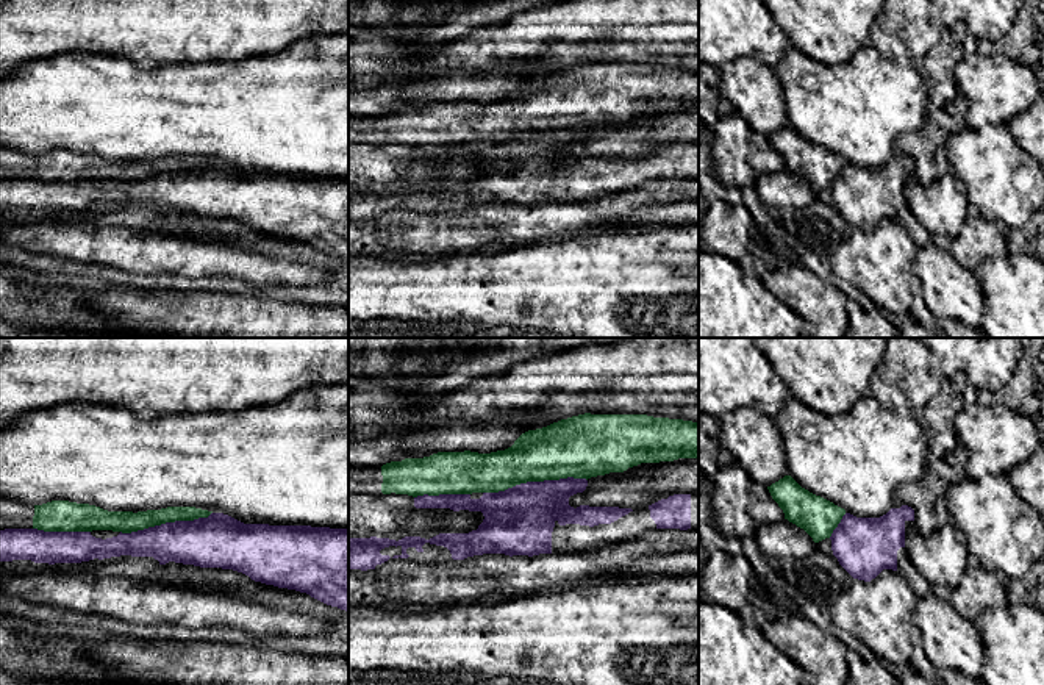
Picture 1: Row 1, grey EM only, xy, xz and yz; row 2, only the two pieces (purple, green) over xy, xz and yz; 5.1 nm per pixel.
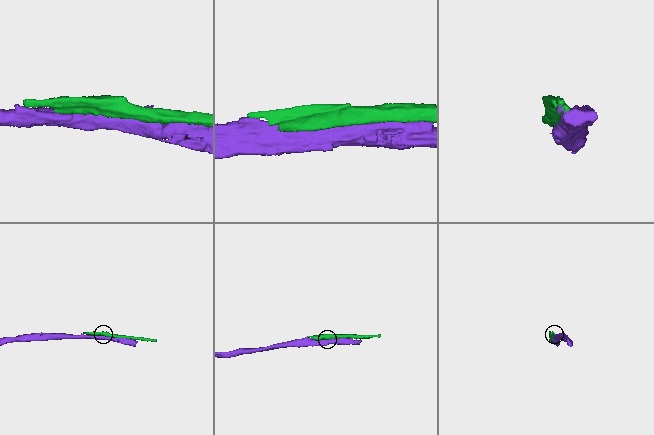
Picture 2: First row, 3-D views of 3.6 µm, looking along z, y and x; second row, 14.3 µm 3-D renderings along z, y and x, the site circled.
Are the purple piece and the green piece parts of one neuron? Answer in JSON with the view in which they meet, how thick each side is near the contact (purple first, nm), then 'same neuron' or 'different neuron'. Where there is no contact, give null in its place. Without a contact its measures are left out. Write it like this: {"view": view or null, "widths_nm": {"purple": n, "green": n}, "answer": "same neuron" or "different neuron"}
{"view": "xz", "widths_nm": {"purple": 360, "green": 300}, "answer": "different neuron"}

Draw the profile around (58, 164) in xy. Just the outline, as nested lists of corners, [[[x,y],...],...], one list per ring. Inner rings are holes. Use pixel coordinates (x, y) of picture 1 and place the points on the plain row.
[[[0,147],[0,180],[38,178],[44,181],[92,181],[113,180],[131,183],[175,170],[208,167],[213,161],[195,156],[167,156],[147,161],[108,161],[89,153],[52,150],[28,155]]]

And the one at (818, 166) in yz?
[[[791,125],[767,136],[785,169],[803,178],[814,192],[830,188],[846,160],[802,138]]]

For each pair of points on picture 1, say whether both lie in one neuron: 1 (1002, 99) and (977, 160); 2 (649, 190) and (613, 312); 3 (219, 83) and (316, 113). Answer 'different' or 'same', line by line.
1: different
2: different
3: same

